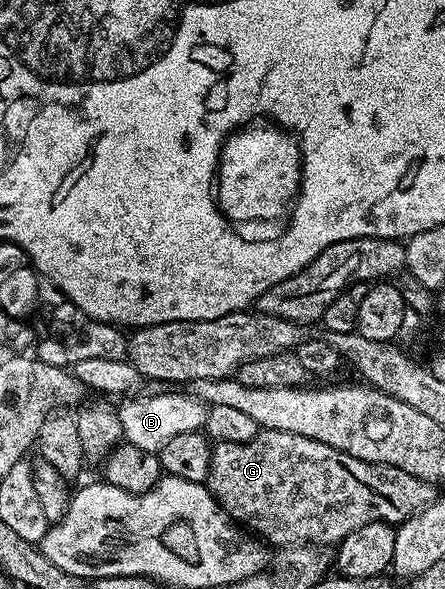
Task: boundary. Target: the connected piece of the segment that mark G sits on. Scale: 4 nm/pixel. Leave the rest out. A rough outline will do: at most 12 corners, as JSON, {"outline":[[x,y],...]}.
{"outline":[[265,429],[218,442],[209,488],[268,546],[398,527],[429,486]]}

